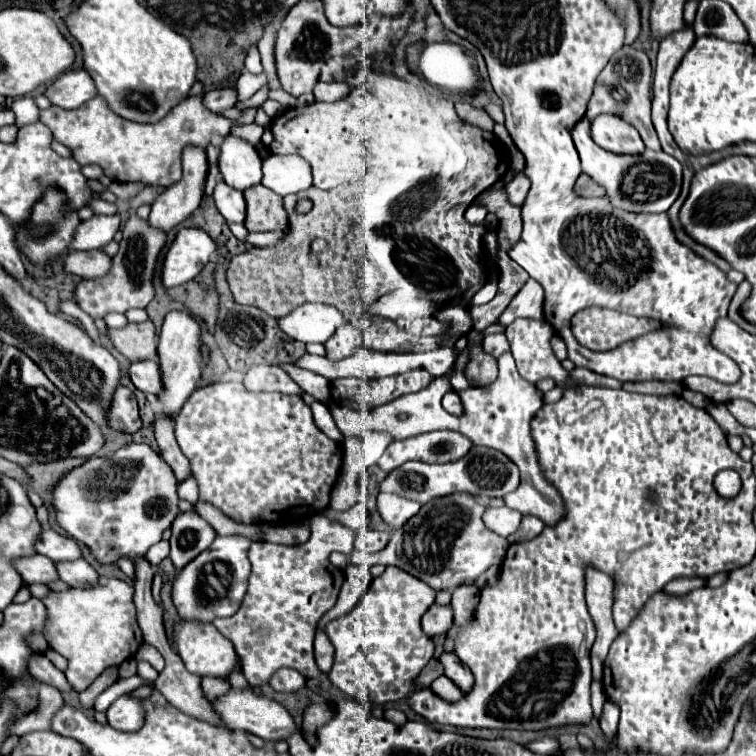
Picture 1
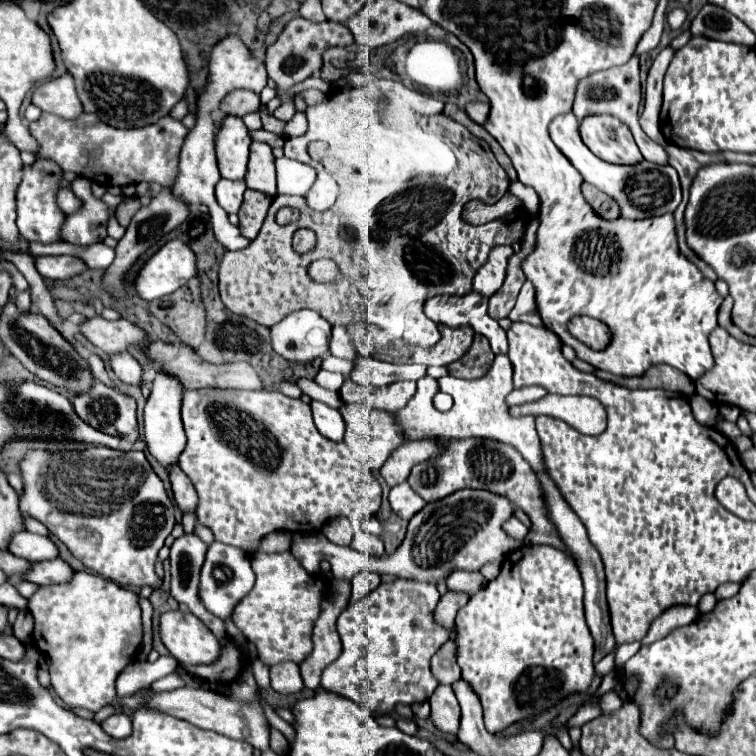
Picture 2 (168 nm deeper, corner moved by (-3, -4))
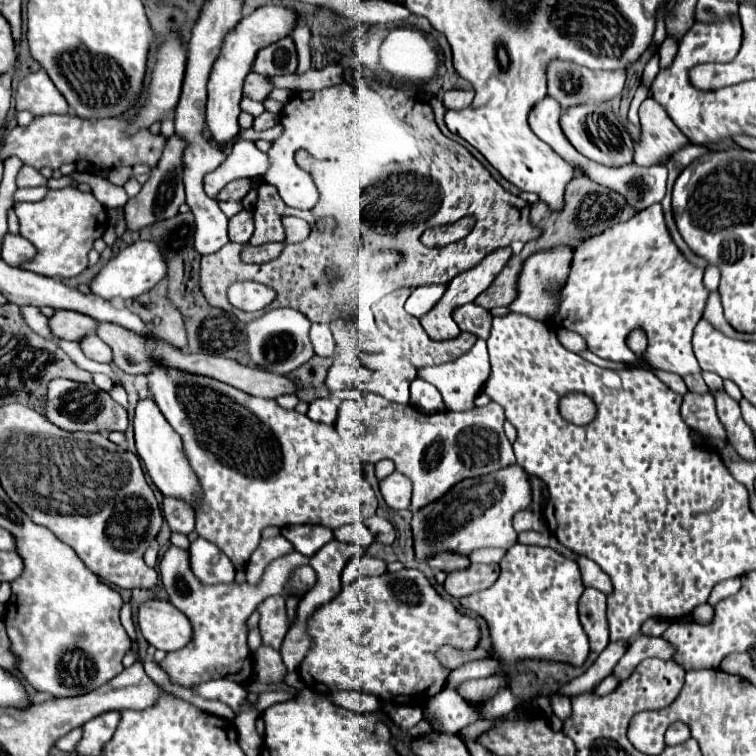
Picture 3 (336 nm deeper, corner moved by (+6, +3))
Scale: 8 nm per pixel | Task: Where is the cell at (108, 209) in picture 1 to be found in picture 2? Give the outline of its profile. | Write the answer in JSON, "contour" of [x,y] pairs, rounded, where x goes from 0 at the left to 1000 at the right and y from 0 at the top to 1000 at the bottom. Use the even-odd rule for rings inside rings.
{"contour":[[[82,249],[77,270],[87,283],[98,283],[98,280],[103,280],[108,275],[108,265],[93,249]]]}

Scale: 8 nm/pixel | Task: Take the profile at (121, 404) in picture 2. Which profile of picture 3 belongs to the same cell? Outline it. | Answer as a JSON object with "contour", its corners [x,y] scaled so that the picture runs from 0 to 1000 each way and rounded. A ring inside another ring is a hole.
{"contour":[[[70,501],[62,509],[60,552],[75,565],[89,567],[89,570],[144,573],[144,570],[165,570],[171,562],[168,544],[157,533],[152,533],[144,520],[128,512],[120,512],[115,507],[99,507],[91,501]]]}

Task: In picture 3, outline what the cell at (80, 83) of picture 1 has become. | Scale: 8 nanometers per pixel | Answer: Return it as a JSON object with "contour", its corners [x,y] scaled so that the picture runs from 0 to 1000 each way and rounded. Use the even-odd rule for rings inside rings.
{"contour":[[[57,91],[30,102],[22,112],[22,126],[20,126],[20,142],[22,147],[36,144],[46,155],[52,152],[83,152],[91,149],[89,134],[83,134],[83,126],[67,112],[67,104]]]}

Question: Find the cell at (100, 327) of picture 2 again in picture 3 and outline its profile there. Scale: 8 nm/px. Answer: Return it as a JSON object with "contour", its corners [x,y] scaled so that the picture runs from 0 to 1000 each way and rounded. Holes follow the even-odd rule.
{"contour":[[[73,411],[65,419],[65,435],[73,446],[86,448],[86,451],[104,451],[110,448],[115,440],[120,440],[126,435],[128,425],[110,417],[110,414],[99,414],[99,411]]]}

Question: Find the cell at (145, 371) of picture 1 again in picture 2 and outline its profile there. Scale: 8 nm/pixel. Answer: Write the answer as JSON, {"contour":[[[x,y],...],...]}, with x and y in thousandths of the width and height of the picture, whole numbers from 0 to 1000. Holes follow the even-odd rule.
{"contour":[[[164,466],[164,468],[148,471],[148,489],[151,489],[151,495],[153,495],[164,508],[188,511],[188,495],[190,495],[190,489],[188,489],[185,479],[183,479],[175,468]]]}

